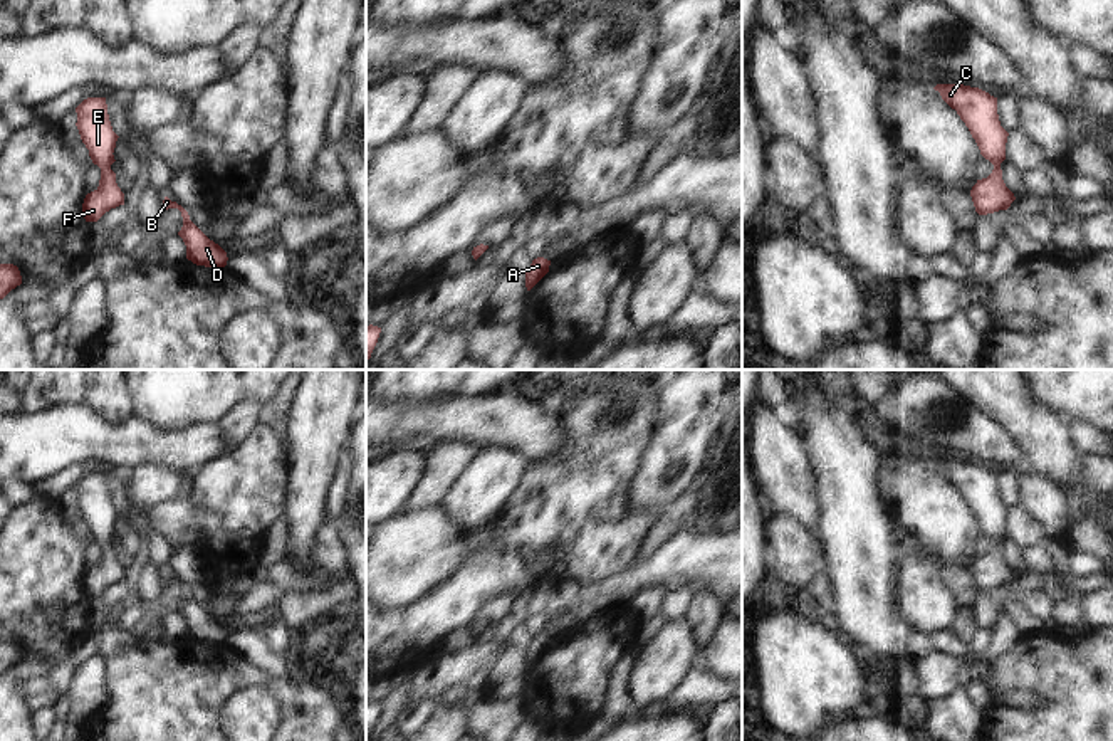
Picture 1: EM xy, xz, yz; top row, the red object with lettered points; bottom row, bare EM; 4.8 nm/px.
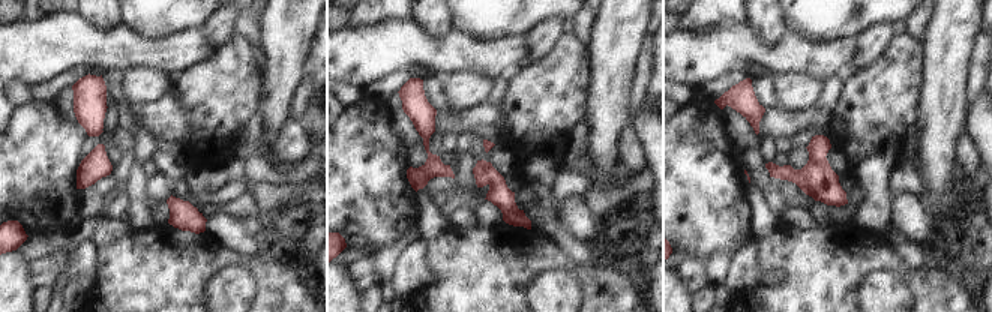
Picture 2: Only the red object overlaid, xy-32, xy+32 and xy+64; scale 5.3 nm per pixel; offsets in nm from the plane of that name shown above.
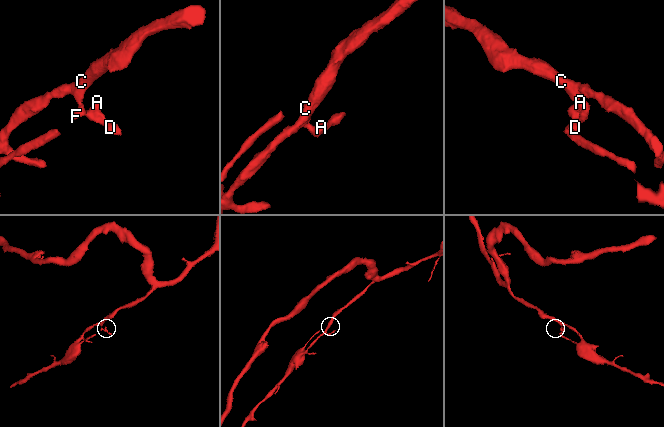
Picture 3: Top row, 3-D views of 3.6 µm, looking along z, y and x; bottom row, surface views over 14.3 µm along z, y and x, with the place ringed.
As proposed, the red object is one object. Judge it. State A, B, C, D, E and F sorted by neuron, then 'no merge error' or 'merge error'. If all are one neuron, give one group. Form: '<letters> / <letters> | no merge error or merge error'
A B C D E F | no merge error

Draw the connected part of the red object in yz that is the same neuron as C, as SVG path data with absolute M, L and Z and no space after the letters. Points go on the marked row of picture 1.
M937 84L942 99L957 111L975 139L980 155L994 165L987 178L977 180L970 197L979 215L1007 210L1016 200L1002 180L1001 163L1006 160L1009 133L1001 126L997 97L964 84Z

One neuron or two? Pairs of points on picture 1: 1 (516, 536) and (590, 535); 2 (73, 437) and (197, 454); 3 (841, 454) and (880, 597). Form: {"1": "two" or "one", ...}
{"1": "one", "2": "one", "3": "one"}

